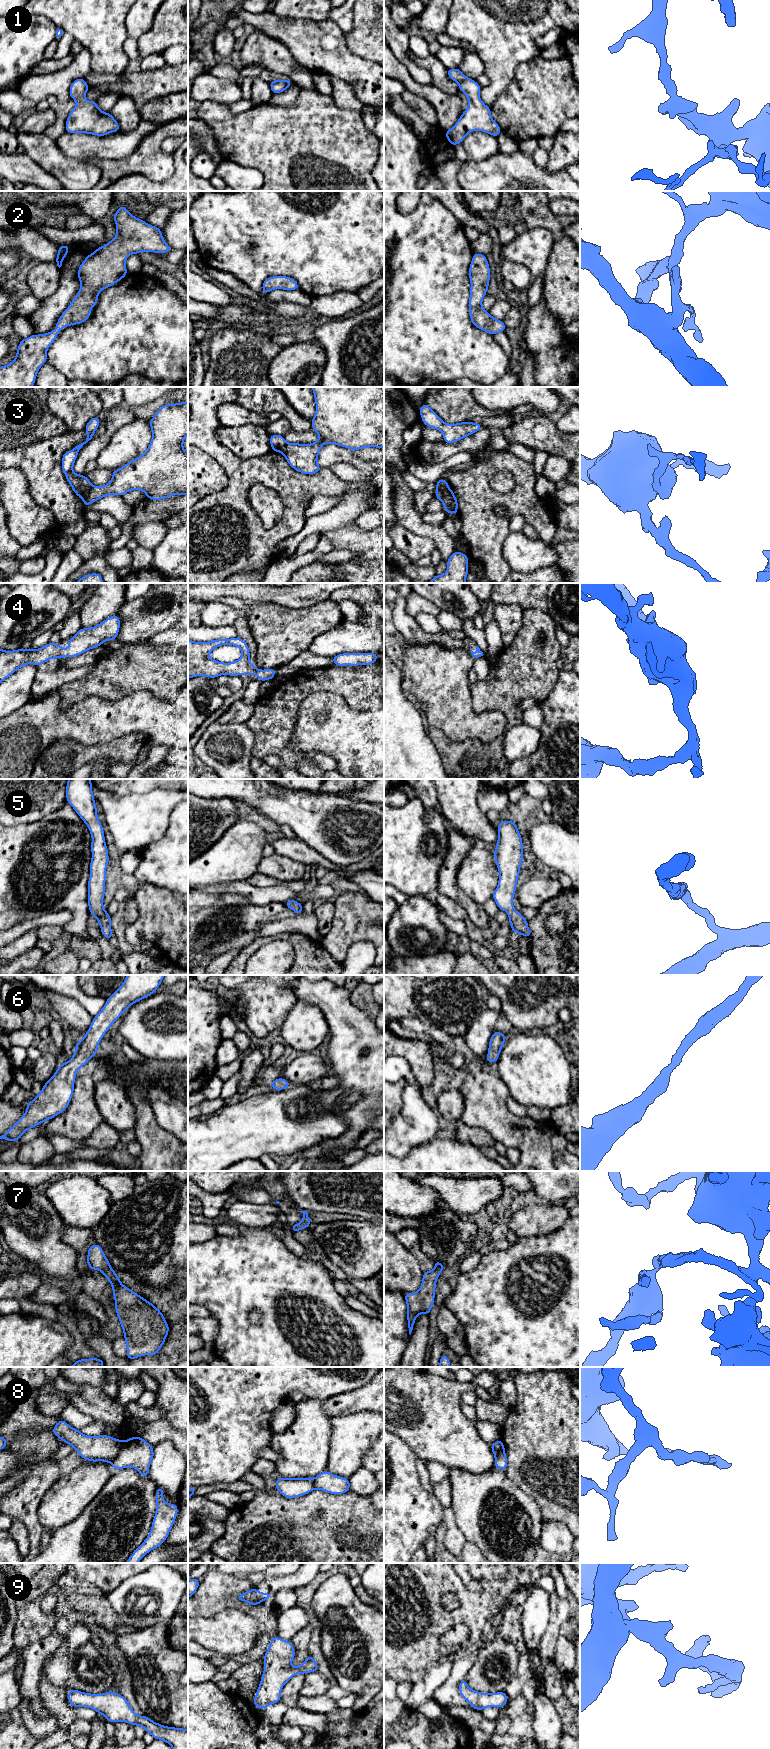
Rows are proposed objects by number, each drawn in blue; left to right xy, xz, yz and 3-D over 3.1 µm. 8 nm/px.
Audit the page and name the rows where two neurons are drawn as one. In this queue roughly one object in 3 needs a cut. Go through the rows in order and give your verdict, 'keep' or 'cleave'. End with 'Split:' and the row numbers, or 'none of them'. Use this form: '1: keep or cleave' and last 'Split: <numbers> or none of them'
1: keep
2: keep
3: cleave
4: keep
5: keep
6: keep
7: keep
8: cleave
9: keep
Split: 3, 8

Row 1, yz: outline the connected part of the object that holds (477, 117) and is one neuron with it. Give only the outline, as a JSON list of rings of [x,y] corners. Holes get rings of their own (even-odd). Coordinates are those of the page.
[[[459,68],[447,69],[447,75],[458,83],[460,92],[463,92],[469,101],[467,109],[456,124],[445,131],[449,143],[453,147],[462,143],[466,135],[472,131],[482,131],[498,137],[502,129],[492,119],[491,108],[480,99],[481,86],[475,80],[466,77]]]

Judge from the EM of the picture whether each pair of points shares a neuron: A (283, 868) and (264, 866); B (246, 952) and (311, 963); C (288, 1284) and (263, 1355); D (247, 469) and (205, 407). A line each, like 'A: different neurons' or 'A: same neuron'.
A: same neuron
B: same neuron
C: same neuron
D: same neuron

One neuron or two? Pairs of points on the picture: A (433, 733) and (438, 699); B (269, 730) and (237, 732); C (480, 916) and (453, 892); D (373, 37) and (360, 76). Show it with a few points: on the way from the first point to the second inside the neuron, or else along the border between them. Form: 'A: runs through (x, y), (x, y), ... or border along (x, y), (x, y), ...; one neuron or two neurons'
A: border along (430, 726), (439, 728), (448, 738), (454, 740); two neurons
B: border along (244, 724), (253, 734), (254, 745), (252, 755); two neurons
C: runs through (473, 909), (460, 897); one neuron
D: border along (346, 46), (354, 54), (373, 62); two neurons

